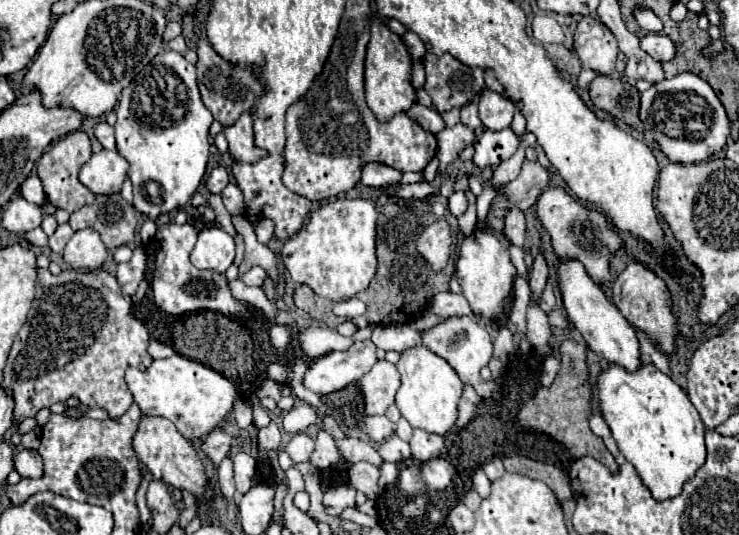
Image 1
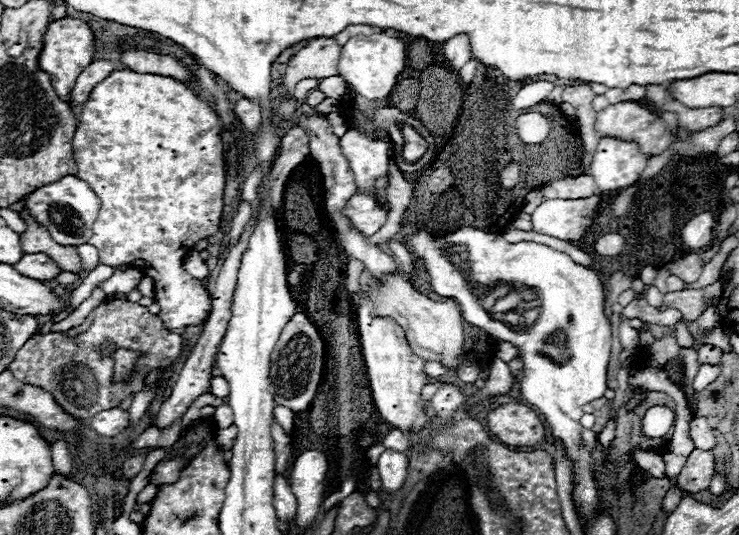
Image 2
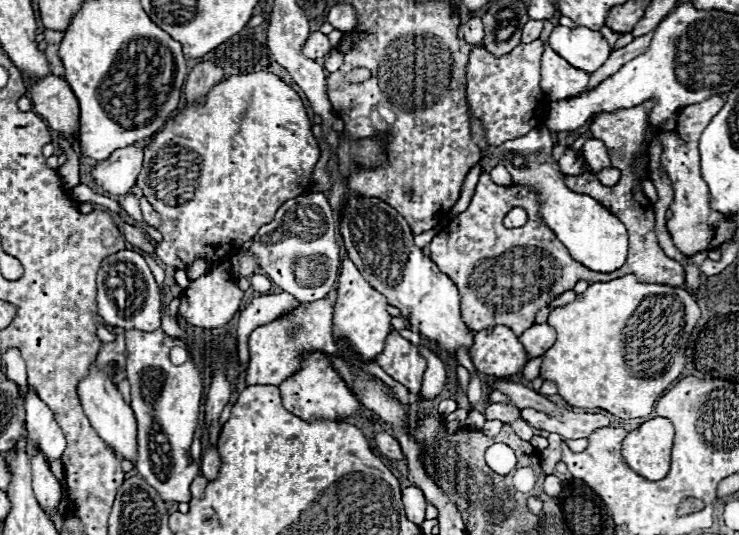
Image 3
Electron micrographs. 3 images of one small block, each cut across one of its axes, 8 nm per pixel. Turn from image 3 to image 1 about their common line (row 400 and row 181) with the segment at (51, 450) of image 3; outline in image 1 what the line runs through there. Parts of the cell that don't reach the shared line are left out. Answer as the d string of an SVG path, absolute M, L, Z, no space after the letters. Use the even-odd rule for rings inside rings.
M32 172L26 182L20 186L20 192L22 196L28 200L28 202L34 202L34 204L46 204L46 192L44 192L44 186L42 186L42 180L38 178L36 172Z

